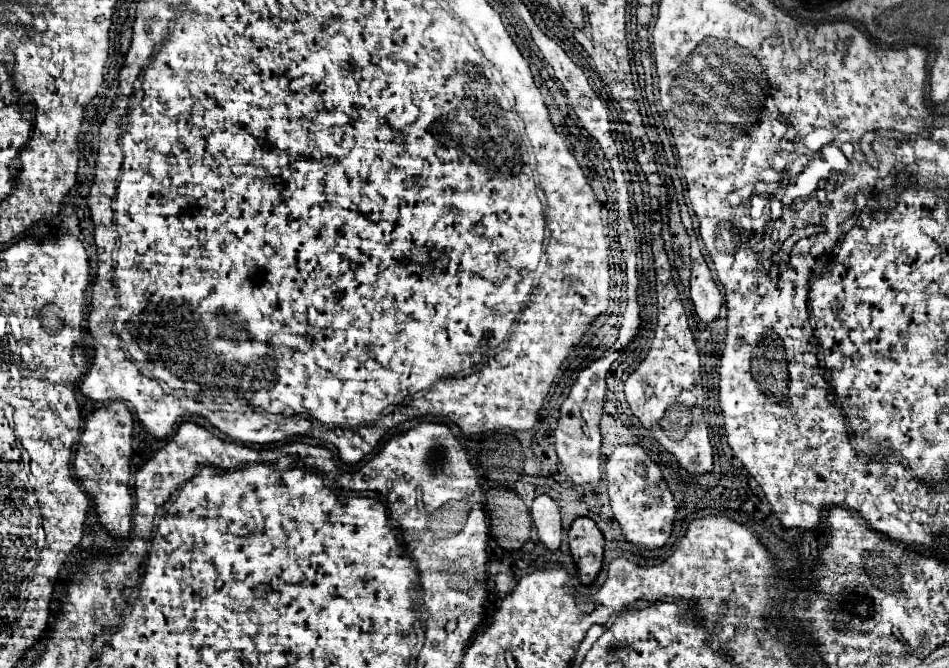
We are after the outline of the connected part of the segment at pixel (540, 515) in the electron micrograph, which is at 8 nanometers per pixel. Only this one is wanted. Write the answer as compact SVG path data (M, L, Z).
M538 495L532 505L532 521L538 529L538 539L548 549L560 547L560 531L562 531L562 517L558 503L548 495Z

